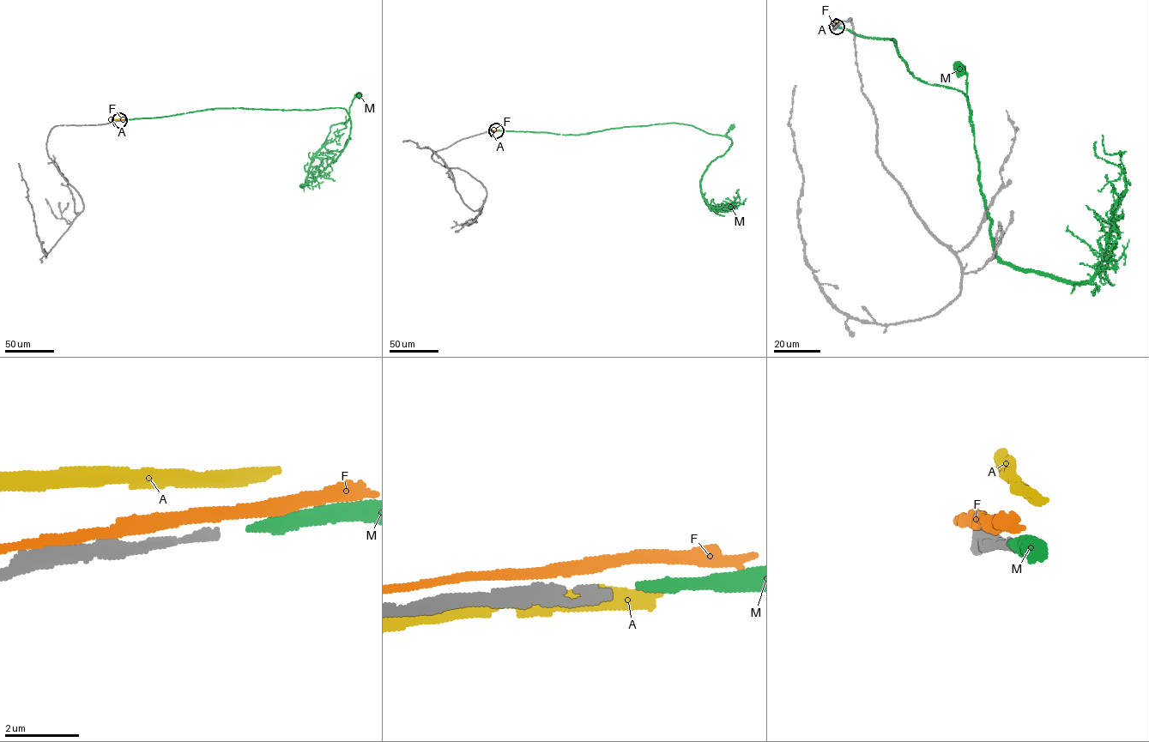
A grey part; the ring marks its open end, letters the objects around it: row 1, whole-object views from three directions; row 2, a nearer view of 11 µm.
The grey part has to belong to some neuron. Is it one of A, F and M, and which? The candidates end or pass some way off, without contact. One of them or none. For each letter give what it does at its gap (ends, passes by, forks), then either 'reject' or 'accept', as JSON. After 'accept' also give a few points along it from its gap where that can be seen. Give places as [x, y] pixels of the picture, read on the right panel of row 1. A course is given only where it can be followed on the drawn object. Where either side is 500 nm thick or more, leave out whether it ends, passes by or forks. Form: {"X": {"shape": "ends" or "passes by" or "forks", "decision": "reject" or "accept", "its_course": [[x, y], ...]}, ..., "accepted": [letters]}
{"A": {"shape": "passes by", "decision": "reject"}, "F": {"shape": "passes by", "decision": "reject"}, "M": {"shape": "ends", "decision": "accept", "its_course": [[837, 27], [865, 38], [894, 39], [914, 76], [962, 92], [970, 111], [967, 75], [959, 69]]}, "accepted": ["M"]}

